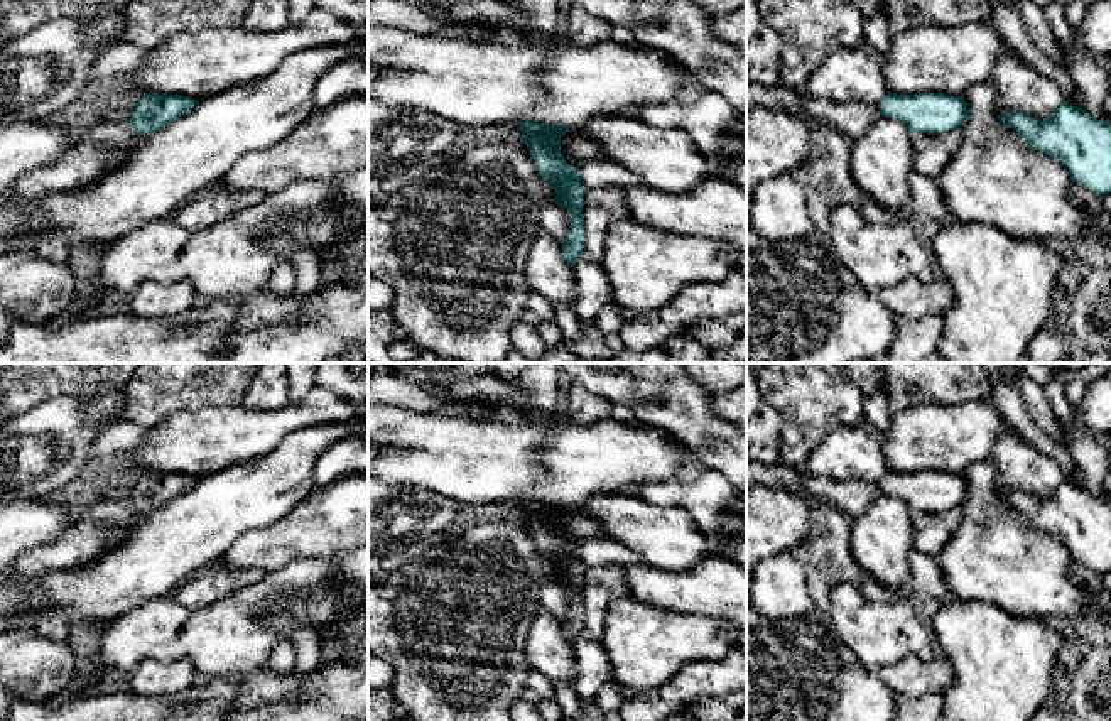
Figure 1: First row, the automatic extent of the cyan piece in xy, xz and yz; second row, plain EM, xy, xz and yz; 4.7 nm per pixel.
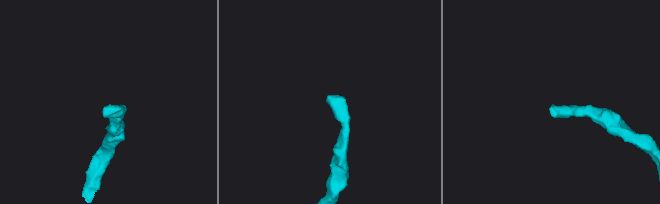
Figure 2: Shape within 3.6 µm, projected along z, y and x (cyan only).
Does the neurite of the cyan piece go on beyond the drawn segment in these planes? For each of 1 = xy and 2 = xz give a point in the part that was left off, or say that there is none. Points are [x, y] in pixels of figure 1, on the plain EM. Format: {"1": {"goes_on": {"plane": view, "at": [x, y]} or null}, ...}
{"1": {"goes_on": null}, "2": {"goes_on": null}}

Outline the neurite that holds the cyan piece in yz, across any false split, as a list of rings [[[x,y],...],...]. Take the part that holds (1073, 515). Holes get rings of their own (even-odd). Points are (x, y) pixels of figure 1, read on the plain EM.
[[[1062,480],[1047,496],[1022,490],[996,495],[1025,517],[1035,529],[1062,542],[1072,561],[1096,574],[1111,572],[1111,500],[1091,495],[1084,485]]]

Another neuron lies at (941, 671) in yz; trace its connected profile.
[[[907,655],[903,660],[886,667],[868,667],[895,694],[920,697],[932,691],[944,691],[954,679],[952,665],[944,657],[922,660]]]

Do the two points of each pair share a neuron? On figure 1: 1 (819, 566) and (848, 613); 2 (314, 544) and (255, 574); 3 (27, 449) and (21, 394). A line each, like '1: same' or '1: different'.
1: different
2: different
3: different

